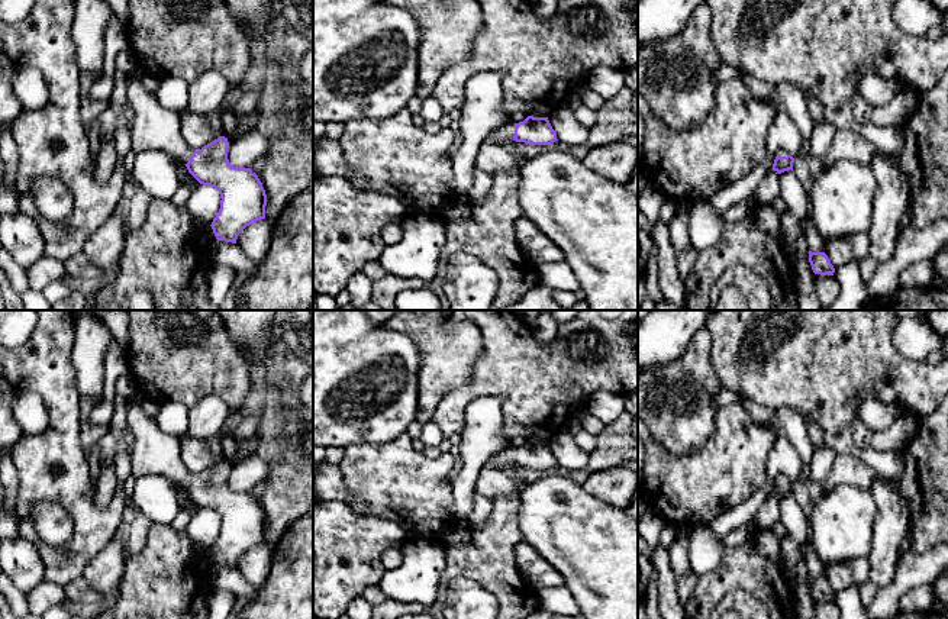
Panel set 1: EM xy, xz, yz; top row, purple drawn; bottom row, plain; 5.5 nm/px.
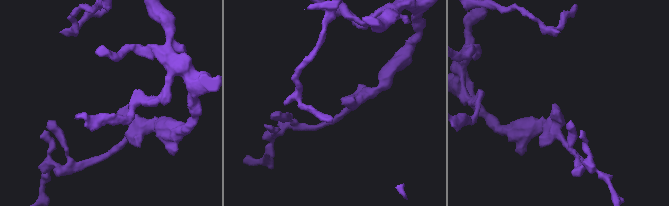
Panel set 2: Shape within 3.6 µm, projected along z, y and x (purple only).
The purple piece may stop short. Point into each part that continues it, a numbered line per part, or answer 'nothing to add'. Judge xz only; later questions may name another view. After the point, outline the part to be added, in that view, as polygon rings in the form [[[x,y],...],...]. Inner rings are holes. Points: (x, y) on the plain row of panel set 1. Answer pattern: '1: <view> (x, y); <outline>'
1: xz (503, 460); [[[507,446],[502,451],[494,452],[486,462],[500,470],[510,470],[515,461],[515,448]]]

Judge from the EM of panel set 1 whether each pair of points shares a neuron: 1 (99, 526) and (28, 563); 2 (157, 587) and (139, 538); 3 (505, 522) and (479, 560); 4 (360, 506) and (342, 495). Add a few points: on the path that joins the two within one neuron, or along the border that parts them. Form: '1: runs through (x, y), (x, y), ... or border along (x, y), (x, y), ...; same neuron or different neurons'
1: border along (21, 535), (38, 551), (44, 579); different neurons
2: border along (152, 524), (145, 545), (132, 557); different neurons
3: runs through (502, 531), (487, 551); same neuron
4: runs through (355, 503), (347, 497); same neuron

